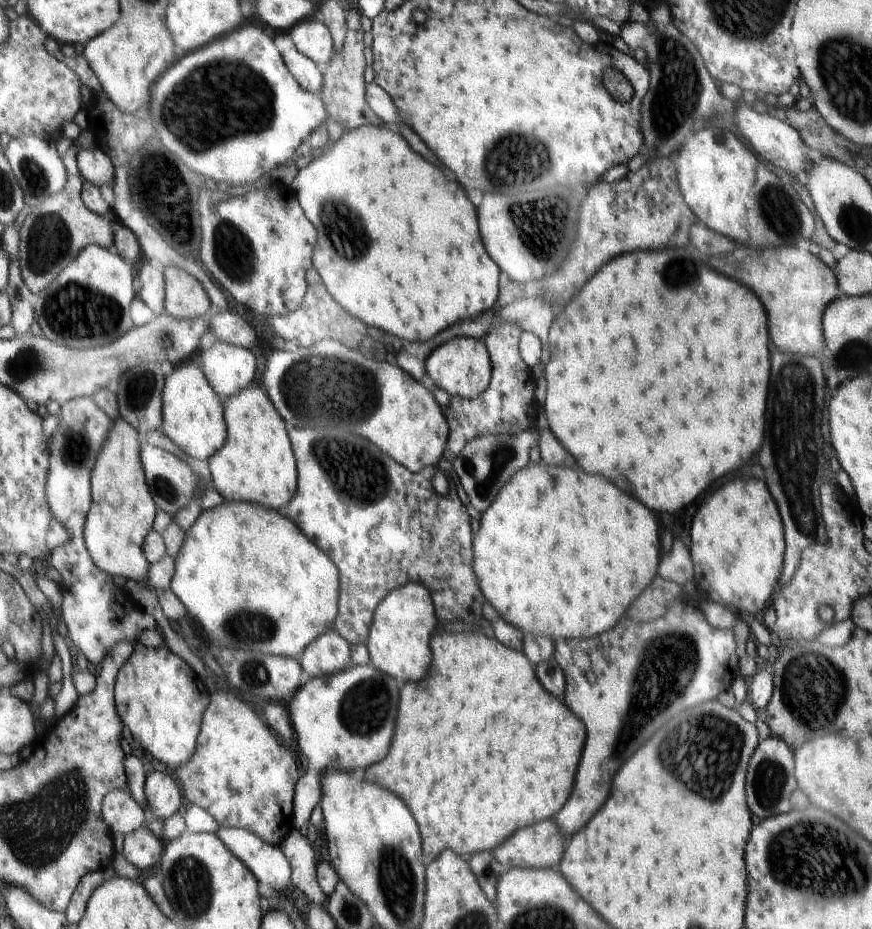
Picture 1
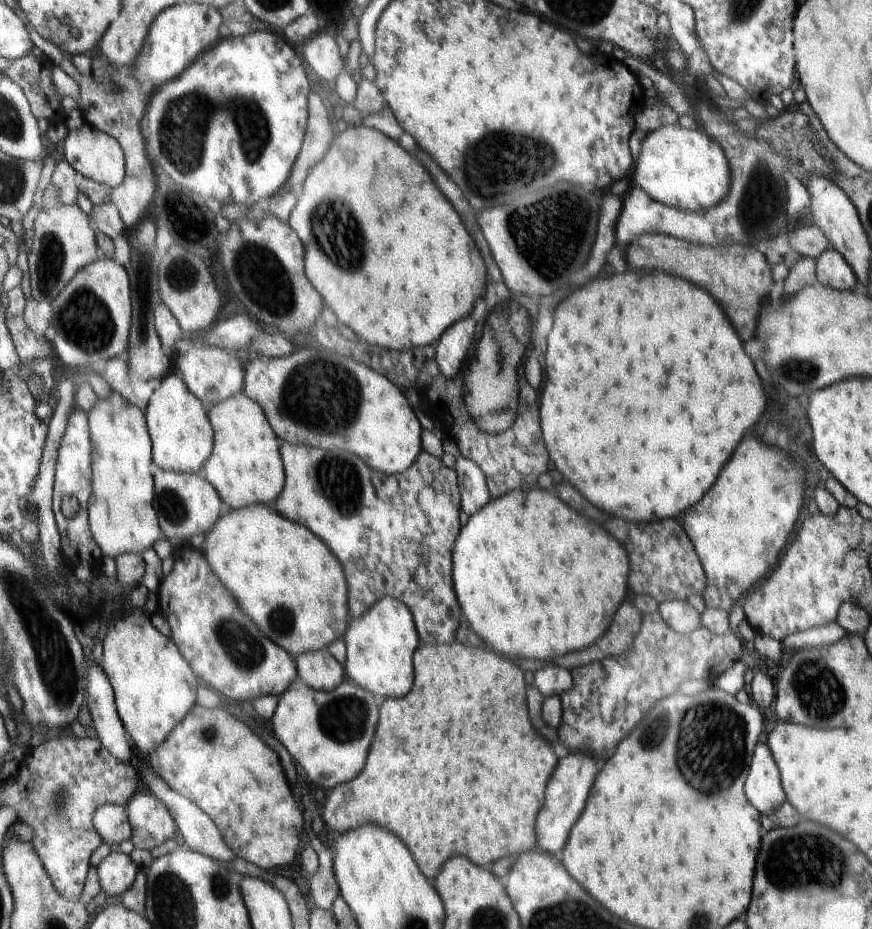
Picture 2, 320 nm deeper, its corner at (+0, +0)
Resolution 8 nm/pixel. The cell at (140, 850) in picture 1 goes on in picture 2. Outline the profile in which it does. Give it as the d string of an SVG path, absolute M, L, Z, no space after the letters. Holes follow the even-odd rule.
M121 851L111 852L96 867L100 888L110 898L128 893L137 880L138 871L130 856Z

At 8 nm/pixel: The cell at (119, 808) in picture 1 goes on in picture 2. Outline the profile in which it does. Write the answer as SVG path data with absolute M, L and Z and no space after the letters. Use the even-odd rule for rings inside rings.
M121 804L102 805L96 810L93 822L98 834L109 847L126 842L132 836L126 809Z

